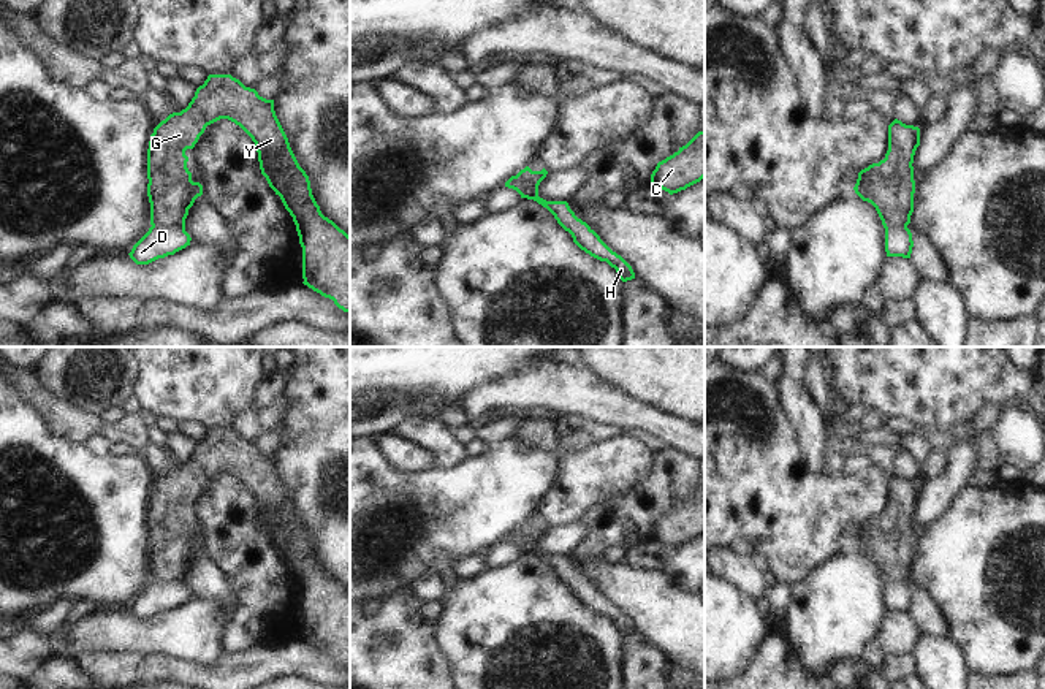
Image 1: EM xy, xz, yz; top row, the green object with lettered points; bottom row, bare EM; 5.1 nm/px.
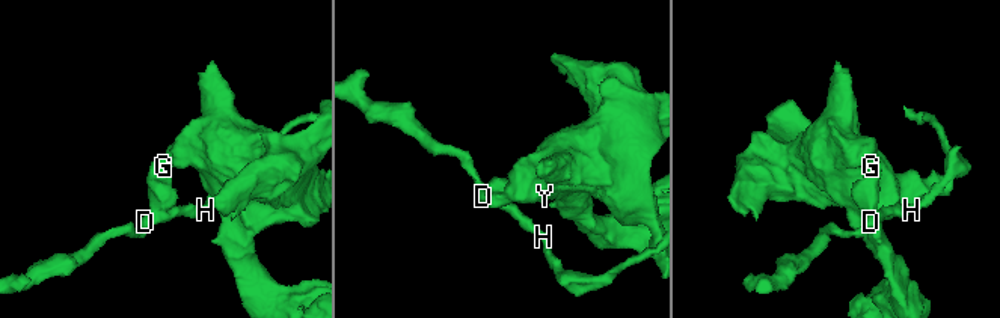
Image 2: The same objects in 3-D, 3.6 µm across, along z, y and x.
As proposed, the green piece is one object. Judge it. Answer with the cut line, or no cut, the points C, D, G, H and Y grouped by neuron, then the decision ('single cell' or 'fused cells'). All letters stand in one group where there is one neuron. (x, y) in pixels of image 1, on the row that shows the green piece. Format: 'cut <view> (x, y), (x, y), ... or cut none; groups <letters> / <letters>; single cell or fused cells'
cut xy (152, 225), (184, 228); groups C G Y / D H; fused cells

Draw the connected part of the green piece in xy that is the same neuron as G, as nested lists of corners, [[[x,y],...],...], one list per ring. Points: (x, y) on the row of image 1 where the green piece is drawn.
[[[209,74],[185,109],[169,114],[154,128],[147,149],[150,225],[185,228],[188,209],[203,195],[203,185],[192,181],[185,150],[193,149],[206,127],[220,119],[234,122],[252,138],[261,174],[293,217],[302,247],[302,284],[350,314],[350,236],[321,214],[309,176],[299,166],[276,116],[274,100],[260,97],[255,89],[245,87],[231,74]]]

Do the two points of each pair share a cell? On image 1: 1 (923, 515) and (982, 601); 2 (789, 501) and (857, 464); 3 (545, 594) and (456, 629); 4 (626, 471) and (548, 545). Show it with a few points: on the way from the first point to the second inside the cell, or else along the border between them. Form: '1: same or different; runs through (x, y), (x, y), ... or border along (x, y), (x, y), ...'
1: different; border along (955, 498), (925, 528)
2: different; border along (874, 463), (851, 475), (843, 475)
3: same; runs through (523, 616), (510, 629), (478, 629)
4: different; border along (580, 520), (548, 528)

